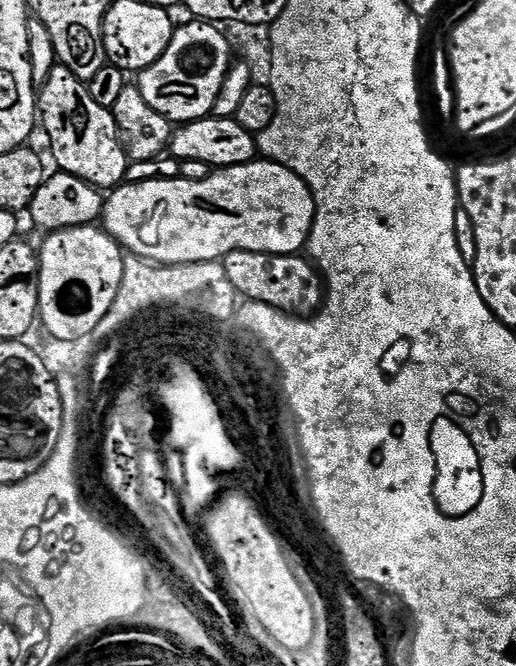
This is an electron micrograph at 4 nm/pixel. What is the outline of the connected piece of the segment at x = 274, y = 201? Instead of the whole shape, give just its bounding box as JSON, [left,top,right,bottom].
[102,158,316,264]

